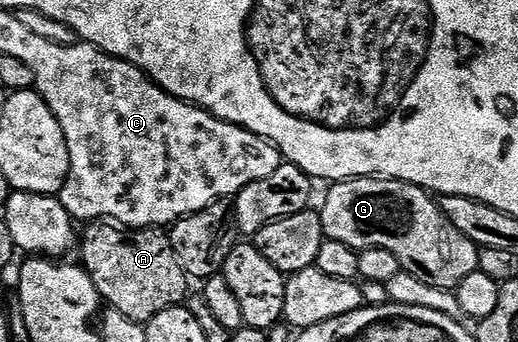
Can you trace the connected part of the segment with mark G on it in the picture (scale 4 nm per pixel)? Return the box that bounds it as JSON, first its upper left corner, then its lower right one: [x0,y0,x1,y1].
[320,177,479,290]

